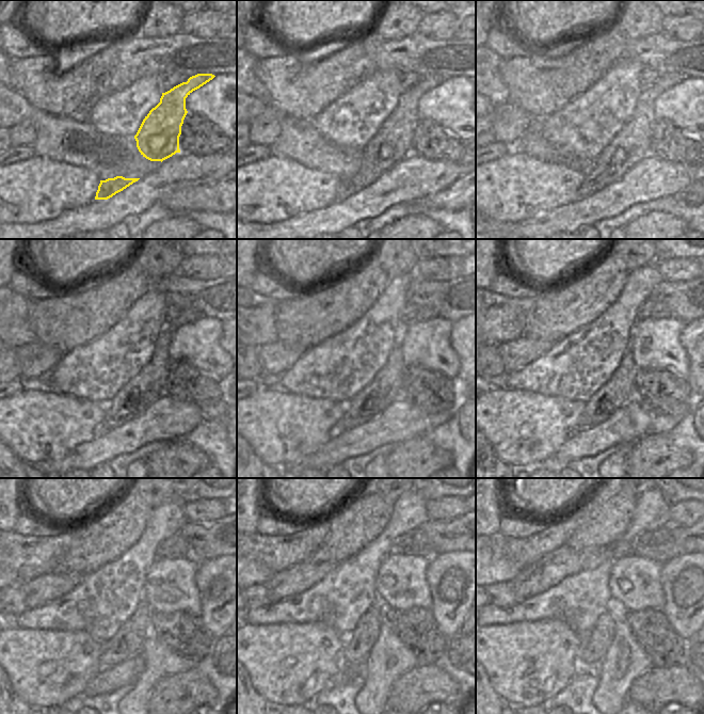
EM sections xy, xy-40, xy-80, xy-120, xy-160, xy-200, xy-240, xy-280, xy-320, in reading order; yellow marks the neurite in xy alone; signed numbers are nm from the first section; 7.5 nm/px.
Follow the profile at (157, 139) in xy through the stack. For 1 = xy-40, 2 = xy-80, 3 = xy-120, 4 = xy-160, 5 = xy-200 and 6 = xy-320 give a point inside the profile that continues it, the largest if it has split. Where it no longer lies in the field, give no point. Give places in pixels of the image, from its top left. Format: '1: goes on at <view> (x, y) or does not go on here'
1: goes on at xy-40 (393, 142)
2: goes on at xy-80 (633, 143)
3: goes on at xy-120 (149, 385)
4: goes on at xy-160 (385, 387)
5: goes on at xy-200 (613, 395)
6: goes on at xy-320 (603, 633)

